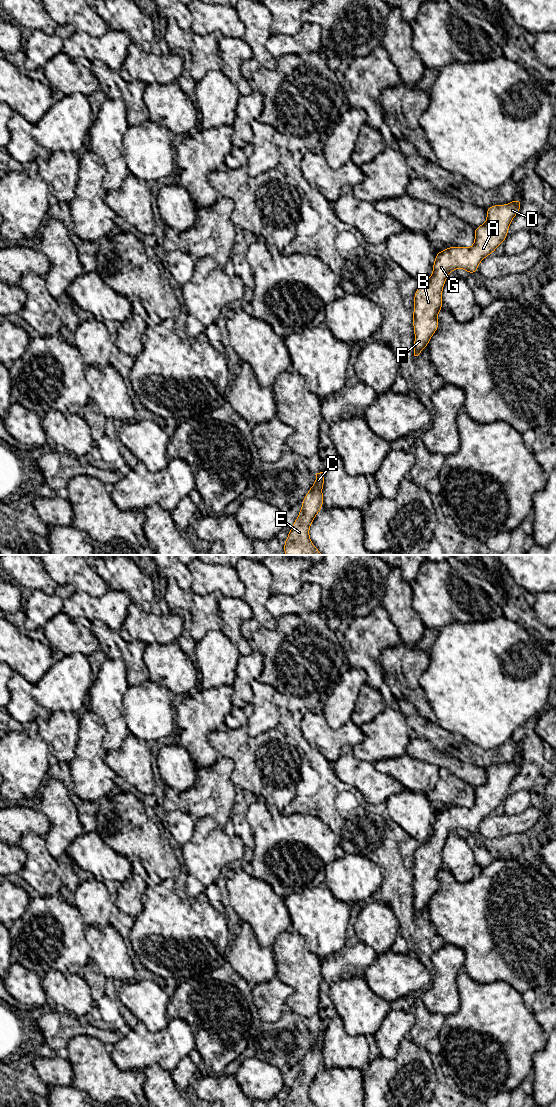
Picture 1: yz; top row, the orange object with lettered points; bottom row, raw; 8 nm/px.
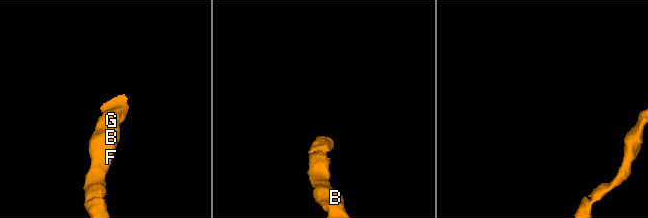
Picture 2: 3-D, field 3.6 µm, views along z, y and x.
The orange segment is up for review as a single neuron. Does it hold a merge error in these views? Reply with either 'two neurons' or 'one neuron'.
one neuron

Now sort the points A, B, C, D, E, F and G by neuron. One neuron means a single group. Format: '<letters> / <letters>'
A B C D E F G

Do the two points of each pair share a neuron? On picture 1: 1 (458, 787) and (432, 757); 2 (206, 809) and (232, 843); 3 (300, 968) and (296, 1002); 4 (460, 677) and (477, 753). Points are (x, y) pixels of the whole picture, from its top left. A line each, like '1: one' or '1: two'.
1: two
2: two
3: one
4: two

